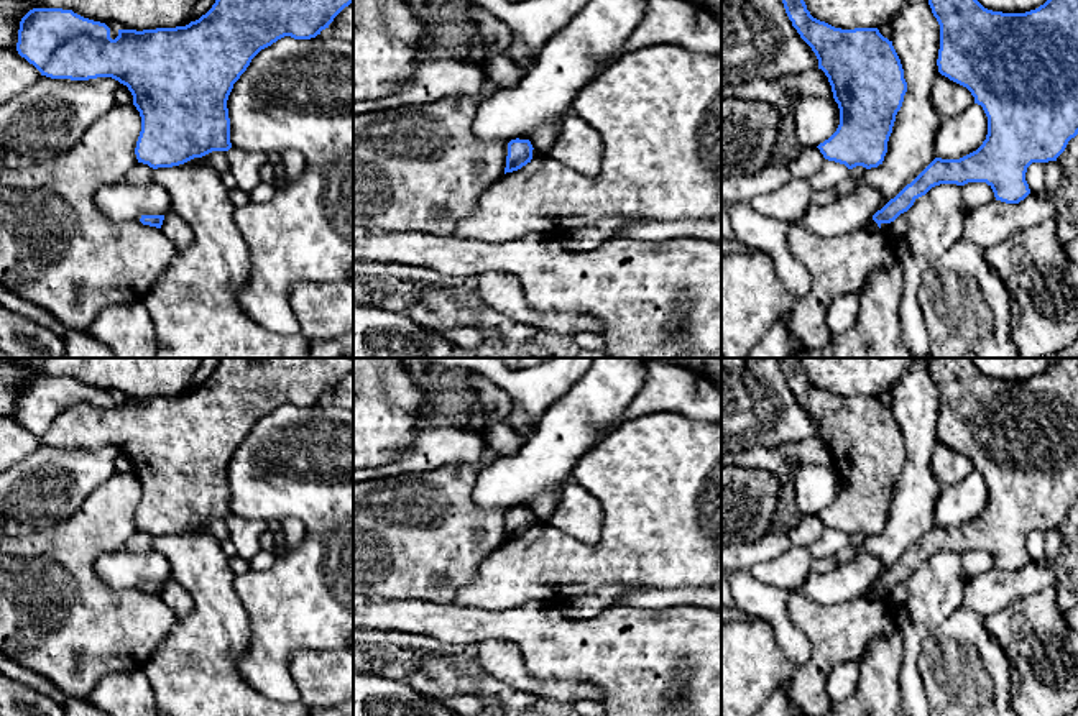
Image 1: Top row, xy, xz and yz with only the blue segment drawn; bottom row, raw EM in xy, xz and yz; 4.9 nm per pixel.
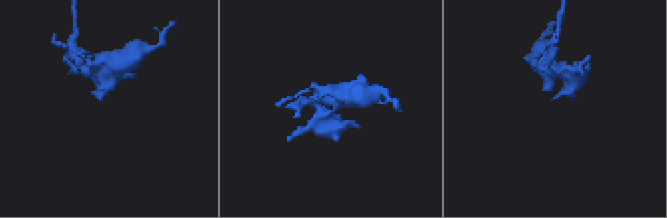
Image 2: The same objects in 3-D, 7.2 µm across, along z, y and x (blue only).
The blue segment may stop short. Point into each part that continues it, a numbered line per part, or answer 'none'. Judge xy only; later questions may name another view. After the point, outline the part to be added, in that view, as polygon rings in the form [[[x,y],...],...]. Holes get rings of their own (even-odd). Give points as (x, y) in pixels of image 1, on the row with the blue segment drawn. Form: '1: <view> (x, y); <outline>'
none

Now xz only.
none

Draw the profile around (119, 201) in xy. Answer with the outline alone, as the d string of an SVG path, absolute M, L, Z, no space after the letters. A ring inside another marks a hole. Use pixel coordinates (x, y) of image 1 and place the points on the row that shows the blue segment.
M108 182L97 189L95 204L113 222L140 222L143 215L171 213L169 194L153 182L141 186Z

